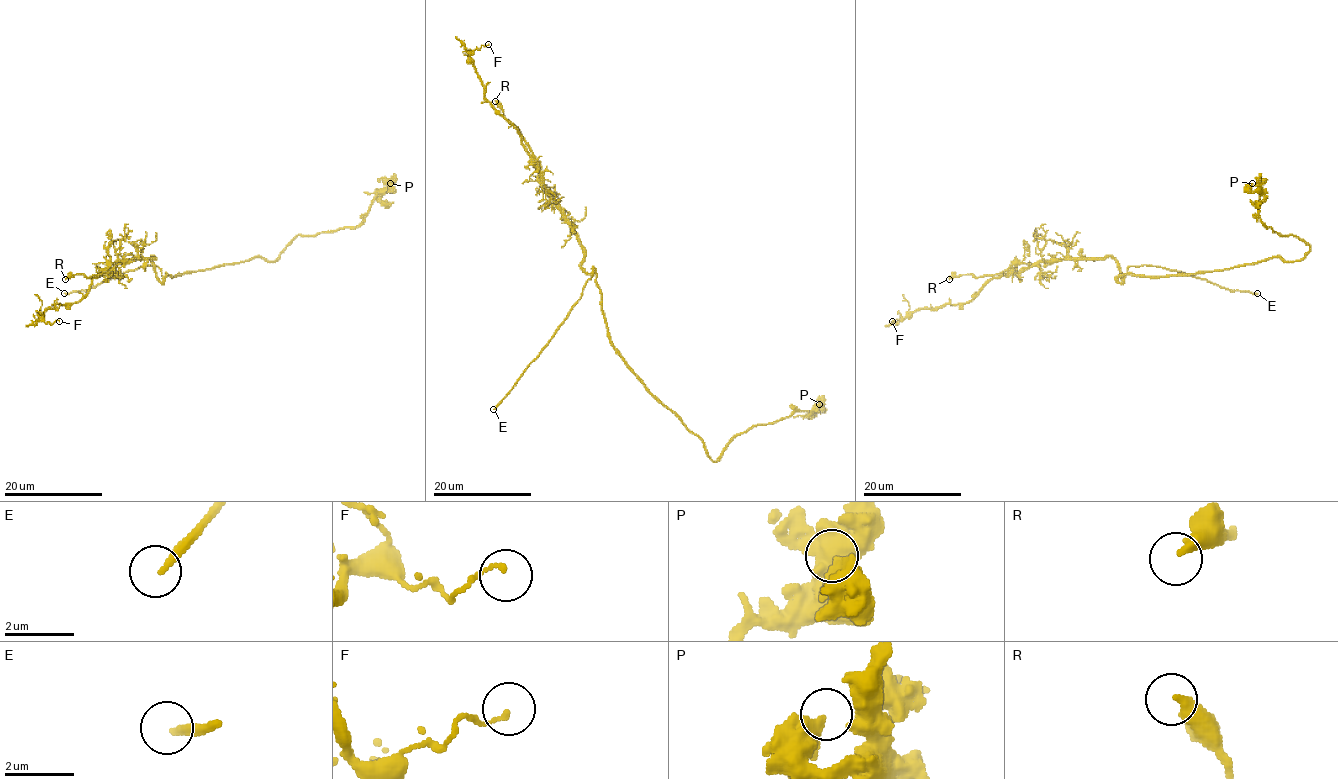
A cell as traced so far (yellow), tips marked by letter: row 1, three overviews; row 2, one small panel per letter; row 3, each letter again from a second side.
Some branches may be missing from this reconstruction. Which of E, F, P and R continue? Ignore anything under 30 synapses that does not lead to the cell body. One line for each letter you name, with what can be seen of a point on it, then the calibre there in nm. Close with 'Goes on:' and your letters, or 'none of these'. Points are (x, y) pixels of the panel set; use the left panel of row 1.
E: at (64, 293); 240 nm thick
Goes on: E

